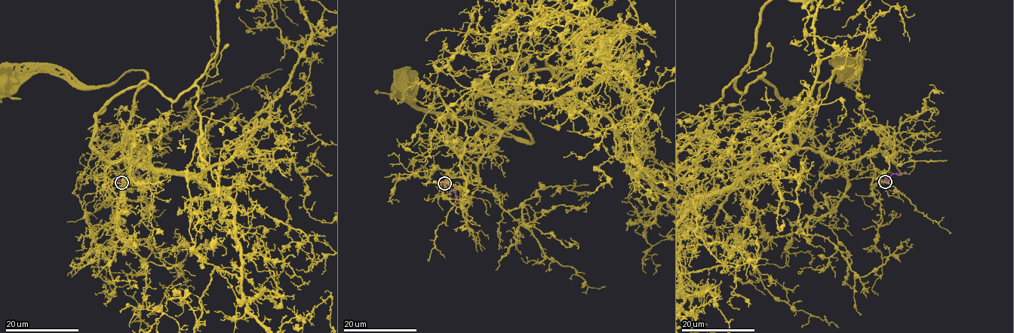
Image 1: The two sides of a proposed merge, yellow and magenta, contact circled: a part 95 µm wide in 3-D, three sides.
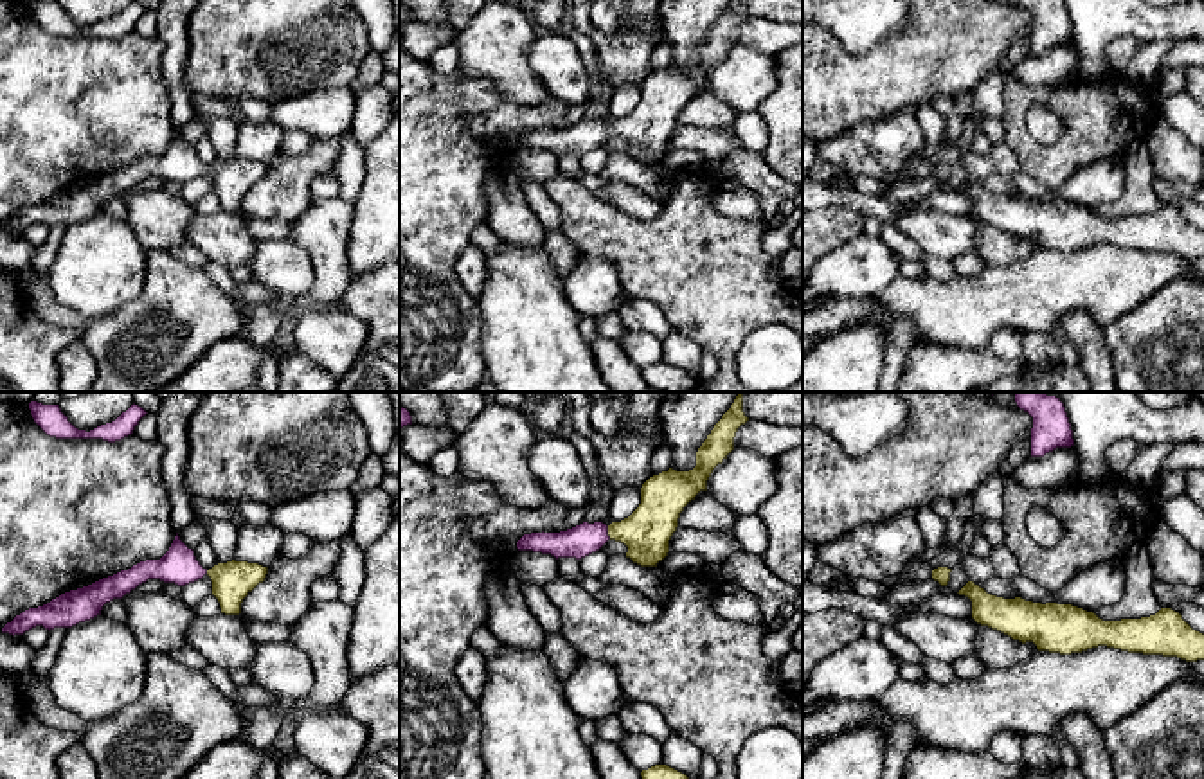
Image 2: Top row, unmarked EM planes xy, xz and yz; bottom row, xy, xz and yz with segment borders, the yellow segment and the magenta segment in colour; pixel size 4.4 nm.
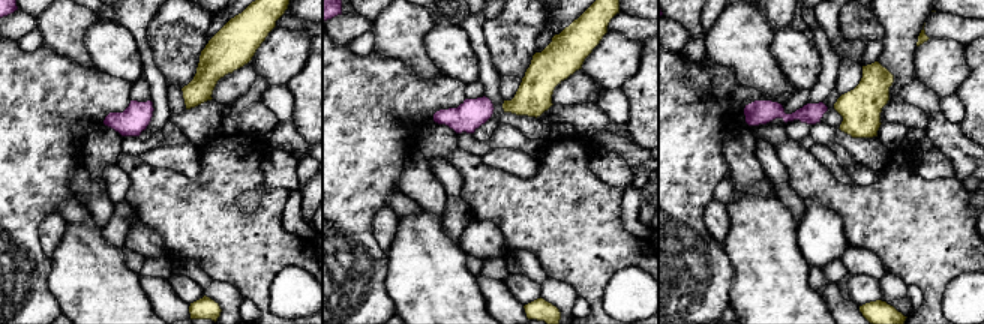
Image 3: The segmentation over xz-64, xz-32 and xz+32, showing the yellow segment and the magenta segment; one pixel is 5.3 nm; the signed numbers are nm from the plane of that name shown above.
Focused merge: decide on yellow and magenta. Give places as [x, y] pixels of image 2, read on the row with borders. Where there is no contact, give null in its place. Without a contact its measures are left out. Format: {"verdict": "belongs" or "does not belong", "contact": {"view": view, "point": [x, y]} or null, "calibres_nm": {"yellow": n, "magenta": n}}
{"verdict": "belongs", "contact": {"view": "xz", "point": [609, 533]}, "calibres_nm": {"yellow": 220, "magenta": 140}}

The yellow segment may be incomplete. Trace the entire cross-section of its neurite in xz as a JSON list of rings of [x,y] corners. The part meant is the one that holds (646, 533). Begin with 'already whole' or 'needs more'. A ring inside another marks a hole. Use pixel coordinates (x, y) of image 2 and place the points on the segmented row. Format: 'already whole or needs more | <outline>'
needs more | [[[738,392],[731,408],[714,425],[707,439],[696,452],[696,466],[689,471],[677,471],[669,468],[659,475],[650,477],[641,488],[639,507],[624,520],[612,522],[610,525],[603,522],[583,522],[572,529],[560,533],[531,533],[524,534],[517,542],[518,551],[533,551],[542,554],[551,554],[558,558],[576,558],[581,560],[596,551],[599,551],[608,540],[621,542],[628,547],[626,558],[641,567],[657,567],[669,552],[669,540],[678,527],[678,518],[684,507],[695,500],[700,491],[707,491],[707,480],[713,470],[722,464],[727,455],[734,450],[734,437],[741,425],[749,421],[743,412],[743,394]]]

